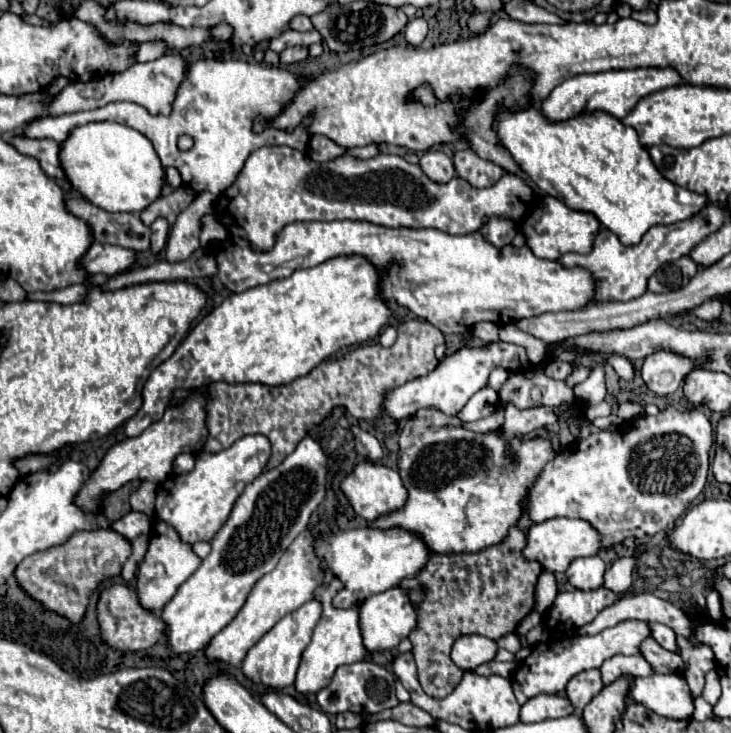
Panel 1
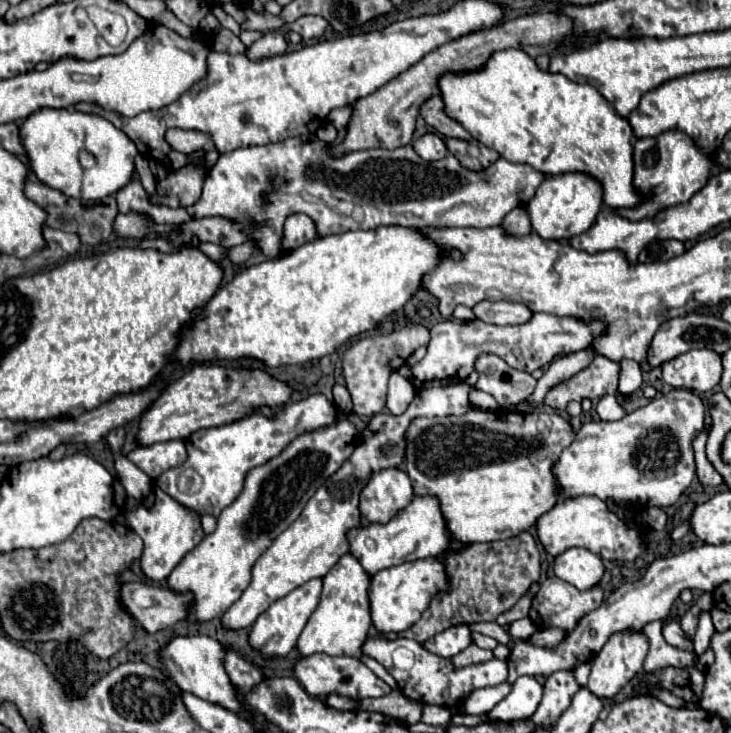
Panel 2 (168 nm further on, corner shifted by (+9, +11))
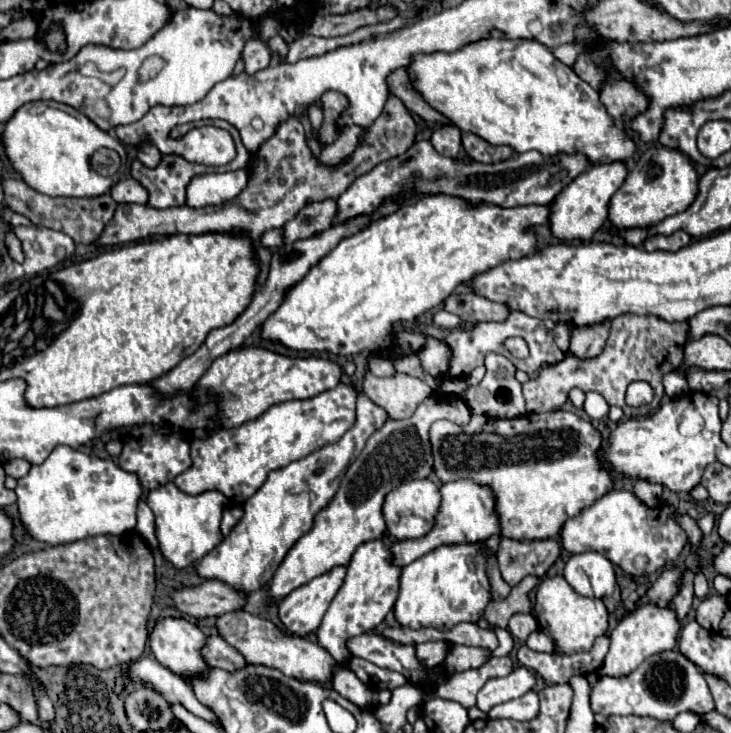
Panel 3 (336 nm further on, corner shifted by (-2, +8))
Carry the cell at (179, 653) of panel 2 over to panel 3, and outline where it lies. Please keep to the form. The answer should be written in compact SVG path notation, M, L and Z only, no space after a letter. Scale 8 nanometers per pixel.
M172 616L158 618L154 628L152 628L152 632L150 632L150 640L148 642L150 642L150 650L152 650L154 658L162 666L170 668L174 674L192 676L192 674L202 674L202 672L206 672L210 668L204 662L204 658L200 656L200 648L206 642L204 632L196 624L192 624L192 622L184 620L184 618L172 618Z

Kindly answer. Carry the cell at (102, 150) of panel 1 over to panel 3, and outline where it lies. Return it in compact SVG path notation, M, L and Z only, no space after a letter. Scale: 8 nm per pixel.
M54 100L28 102L20 106L2 128L2 148L14 172L18 172L32 190L46 196L90 198L106 194L114 186L114 182L118 182L118 176L100 176L92 168L90 158L98 148L116 150L124 162L122 172L126 172L126 150L122 148L122 144L100 130L82 112Z

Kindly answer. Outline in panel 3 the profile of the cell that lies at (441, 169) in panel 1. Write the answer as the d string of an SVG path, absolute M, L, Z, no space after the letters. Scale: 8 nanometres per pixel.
M444 124L444 126L440 126L440 128L436 128L434 130L434 134L432 134L432 146L440 152L440 154L444 154L444 156L448 156L448 158L458 158L460 156L460 152L462 152L462 142L460 142L460 128L458 126L454 126L454 124Z

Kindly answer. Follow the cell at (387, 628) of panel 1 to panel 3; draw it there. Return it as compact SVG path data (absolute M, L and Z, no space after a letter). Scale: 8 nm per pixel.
M490 536L486 540L472 542L472 544L444 544L424 554L422 558L414 560L412 564L404 566L402 576L400 576L400 594L394 604L396 620L402 626L408 626L414 630L430 626L442 632L450 630L452 626L460 622L478 622L484 616L484 608L488 606L488 602L492 602L492 588L490 588L490 580L486 574L486 552L496 554L498 544L500 544L500 536Z

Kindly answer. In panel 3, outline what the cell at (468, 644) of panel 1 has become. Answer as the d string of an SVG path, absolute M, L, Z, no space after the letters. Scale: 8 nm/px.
M422 642L422 644L414 644L414 648L420 664L428 664L428 668L442 664L442 660L450 650L448 642Z

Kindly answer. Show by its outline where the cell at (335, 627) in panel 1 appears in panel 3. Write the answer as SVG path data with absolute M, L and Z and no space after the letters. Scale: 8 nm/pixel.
M384 534L380 540L370 540L368 544L360 544L356 548L350 564L344 586L334 596L330 608L324 614L324 620L318 628L318 644L336 660L346 664L350 660L350 652L346 650L346 640L366 634L374 630L384 616L392 610L398 590L400 590L400 572L402 568L392 564L392 540Z

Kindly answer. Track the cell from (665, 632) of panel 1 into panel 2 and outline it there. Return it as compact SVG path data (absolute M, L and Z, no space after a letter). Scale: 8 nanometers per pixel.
M665 621L663 623L663 637L673 647L679 647L679 649L685 649L685 651L693 651L693 643L685 639L685 633L679 627L677 621Z

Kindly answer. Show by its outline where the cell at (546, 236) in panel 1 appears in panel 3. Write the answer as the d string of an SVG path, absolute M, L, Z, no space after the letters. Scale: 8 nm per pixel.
M622 160L612 164L594 164L586 172L582 172L576 180L572 180L554 200L550 228L552 234L560 240L590 240L594 232L604 224L608 216L608 202L612 194L622 186L628 174L628 166Z

